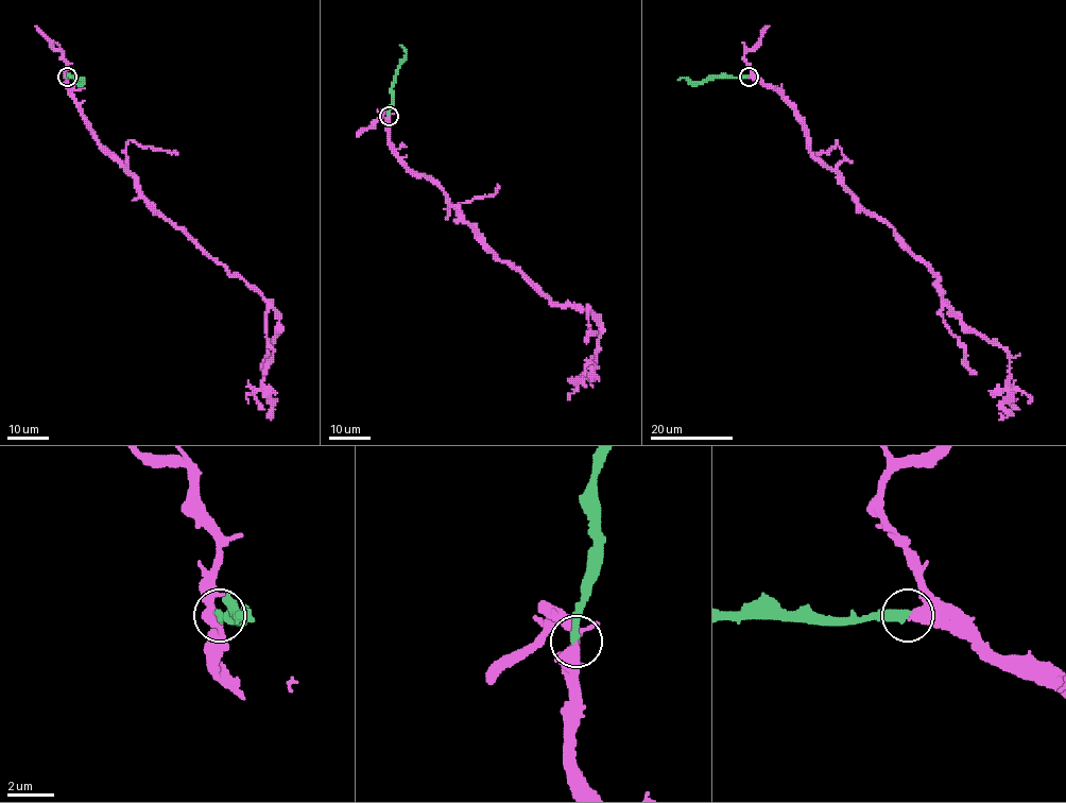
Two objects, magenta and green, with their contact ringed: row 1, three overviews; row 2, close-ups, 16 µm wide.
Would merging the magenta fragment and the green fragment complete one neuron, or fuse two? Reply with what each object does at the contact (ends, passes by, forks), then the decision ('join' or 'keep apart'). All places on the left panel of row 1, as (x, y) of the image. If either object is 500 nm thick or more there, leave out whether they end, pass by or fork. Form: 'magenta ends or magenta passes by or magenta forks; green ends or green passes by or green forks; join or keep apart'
magenta ends; green ends; join

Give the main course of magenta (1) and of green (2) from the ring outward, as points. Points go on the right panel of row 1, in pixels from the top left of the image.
1: (750, 77), (780, 95), (809, 150), (938, 276), (941, 299), (959, 319), (1009, 356), (1007, 415), (999, 413)
2: (749, 77), (715, 77), (697, 83), (678, 79)

